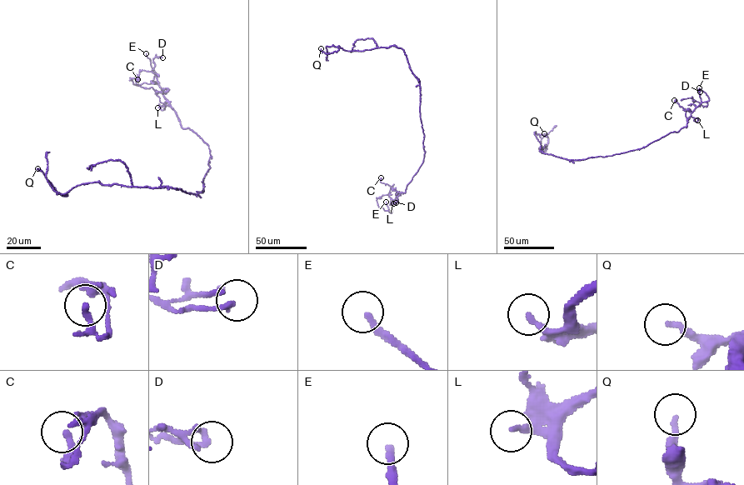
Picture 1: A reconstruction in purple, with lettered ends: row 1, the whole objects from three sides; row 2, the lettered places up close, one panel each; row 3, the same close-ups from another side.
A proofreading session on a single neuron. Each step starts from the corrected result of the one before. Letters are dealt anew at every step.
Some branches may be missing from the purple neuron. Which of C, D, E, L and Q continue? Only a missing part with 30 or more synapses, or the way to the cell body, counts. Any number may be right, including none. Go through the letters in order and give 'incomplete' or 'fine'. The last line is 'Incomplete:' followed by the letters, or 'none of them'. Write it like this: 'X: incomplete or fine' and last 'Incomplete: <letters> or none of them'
C: fine
D: fine
E: incomplete
L: fine
Q: fine
Incomplete: E

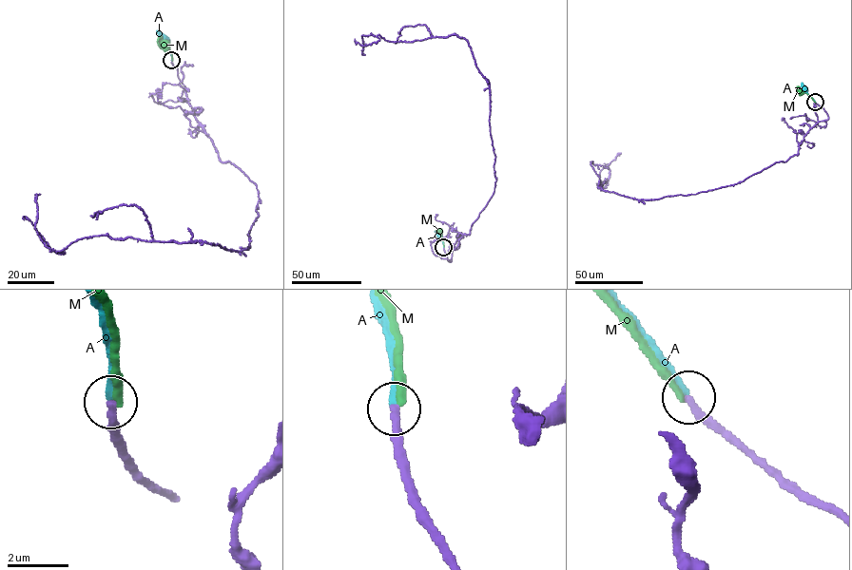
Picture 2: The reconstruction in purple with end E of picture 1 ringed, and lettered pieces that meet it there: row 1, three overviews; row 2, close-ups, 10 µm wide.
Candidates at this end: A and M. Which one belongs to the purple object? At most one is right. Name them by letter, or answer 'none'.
A

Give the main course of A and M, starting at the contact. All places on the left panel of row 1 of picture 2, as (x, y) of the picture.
A: (171, 60), (168, 42), (164, 41)
M: (172, 61), (169, 47), (164, 44)

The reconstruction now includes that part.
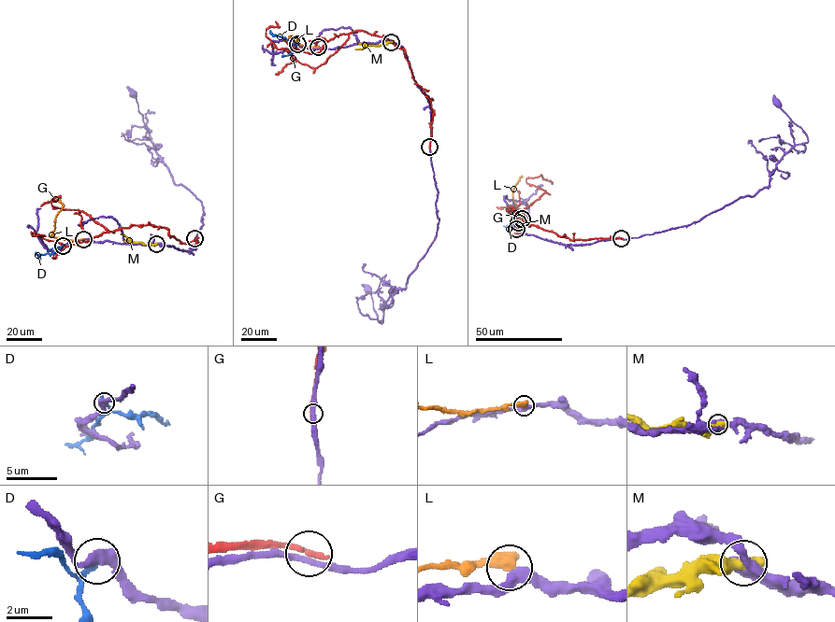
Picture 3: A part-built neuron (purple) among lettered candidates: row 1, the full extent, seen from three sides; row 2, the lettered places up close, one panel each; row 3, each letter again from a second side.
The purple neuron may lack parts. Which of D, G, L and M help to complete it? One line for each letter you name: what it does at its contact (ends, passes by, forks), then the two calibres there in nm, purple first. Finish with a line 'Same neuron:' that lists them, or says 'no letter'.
L: it ends | 340/550 nm
Same neuron: L

